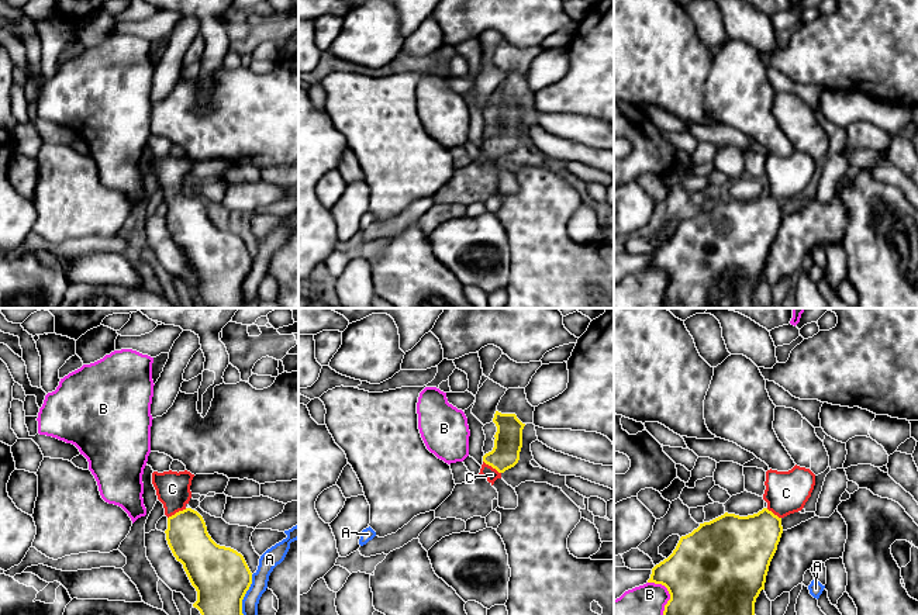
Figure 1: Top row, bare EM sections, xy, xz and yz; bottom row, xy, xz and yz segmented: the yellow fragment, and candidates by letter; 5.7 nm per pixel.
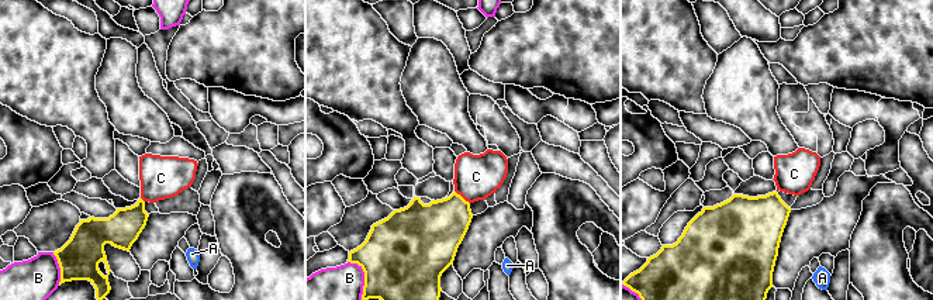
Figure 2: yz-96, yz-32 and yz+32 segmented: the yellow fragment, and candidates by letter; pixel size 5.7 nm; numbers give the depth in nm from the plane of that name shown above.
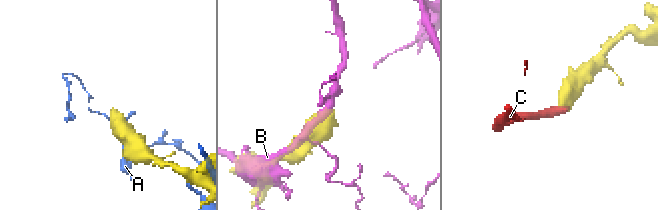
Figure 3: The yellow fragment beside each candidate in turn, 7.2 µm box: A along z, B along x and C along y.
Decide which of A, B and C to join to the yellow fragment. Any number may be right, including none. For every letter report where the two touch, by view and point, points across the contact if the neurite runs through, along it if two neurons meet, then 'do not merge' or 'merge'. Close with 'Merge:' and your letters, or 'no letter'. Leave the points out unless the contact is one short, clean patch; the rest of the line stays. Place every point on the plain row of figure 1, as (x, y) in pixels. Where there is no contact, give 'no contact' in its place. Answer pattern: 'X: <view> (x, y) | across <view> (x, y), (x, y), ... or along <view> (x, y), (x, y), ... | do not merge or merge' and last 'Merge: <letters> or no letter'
A: xy (242, 283) | do not merge
B: yz (670, 282) | do not merge
C: xy (176, 197) | across xy (187, 223), (186, 211), (176, 197), (172, 173) | merge
Merge: C

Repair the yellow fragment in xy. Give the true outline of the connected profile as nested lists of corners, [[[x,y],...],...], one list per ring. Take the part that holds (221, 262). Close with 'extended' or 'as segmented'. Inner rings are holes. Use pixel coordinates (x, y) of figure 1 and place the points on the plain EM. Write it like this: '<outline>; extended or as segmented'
[[[190,156],[152,158],[152,169],[168,201],[166,225],[197,276],[193,289],[206,308],[246,308],[242,284],[252,258],[241,238],[217,229],[203,201],[186,190],[191,183]]]; extended

